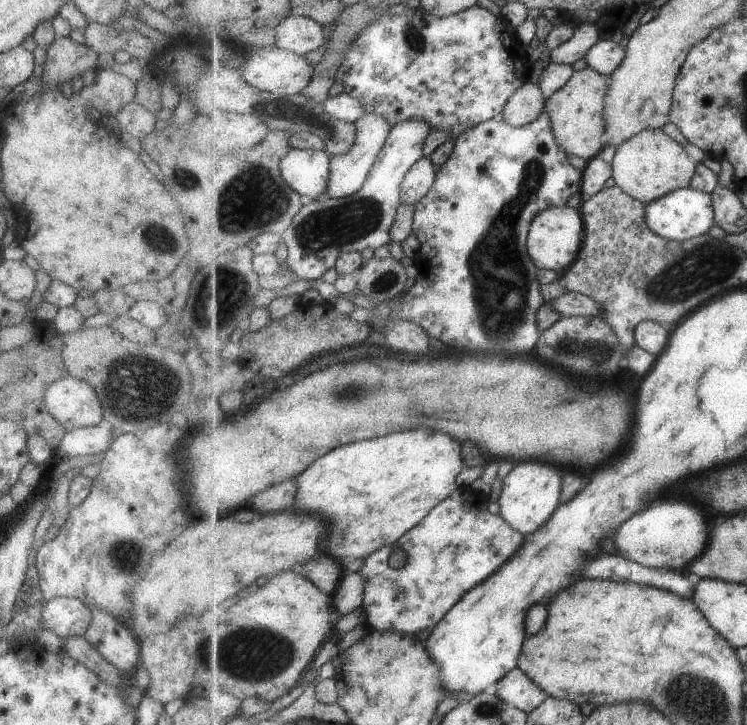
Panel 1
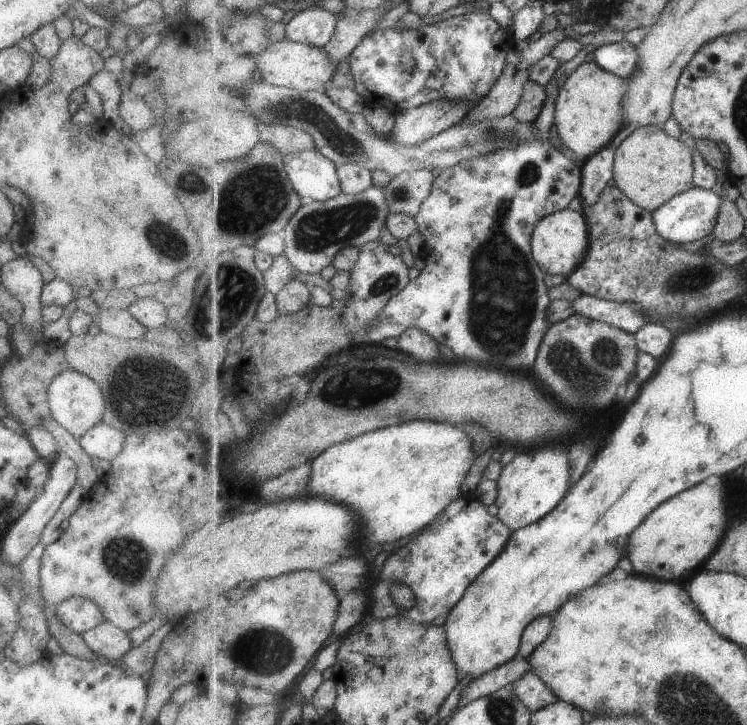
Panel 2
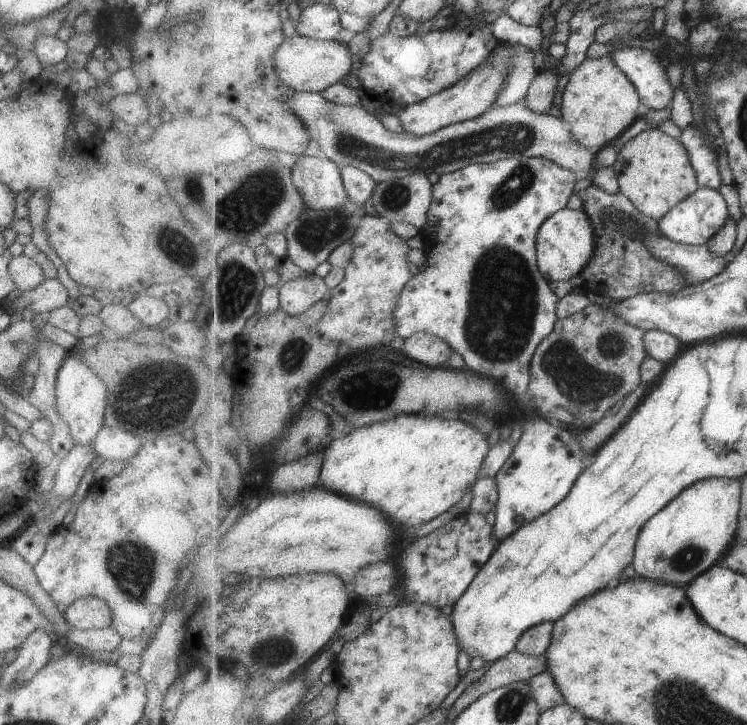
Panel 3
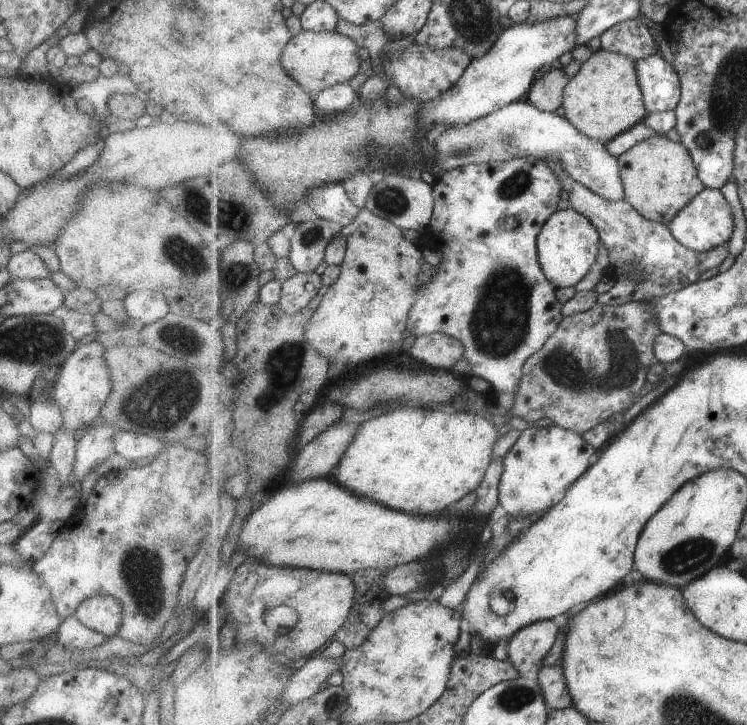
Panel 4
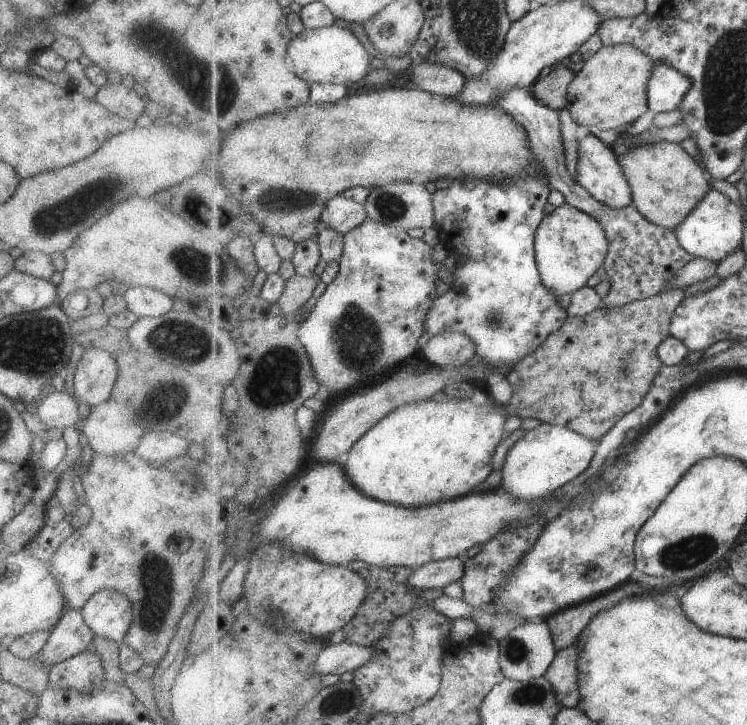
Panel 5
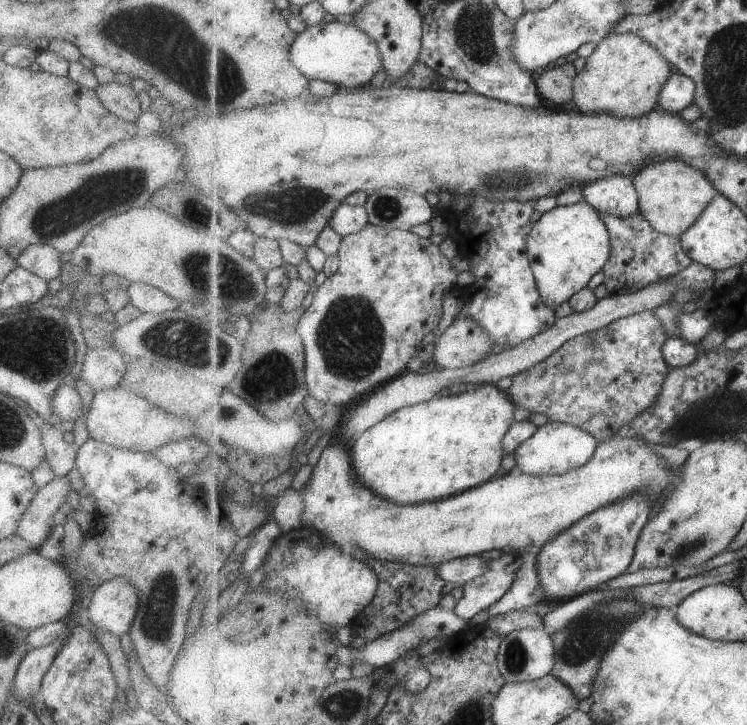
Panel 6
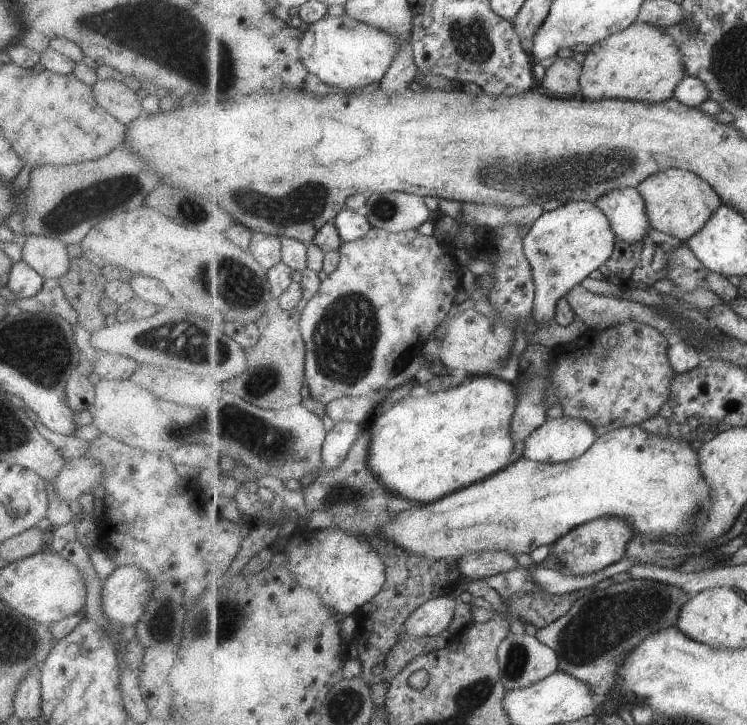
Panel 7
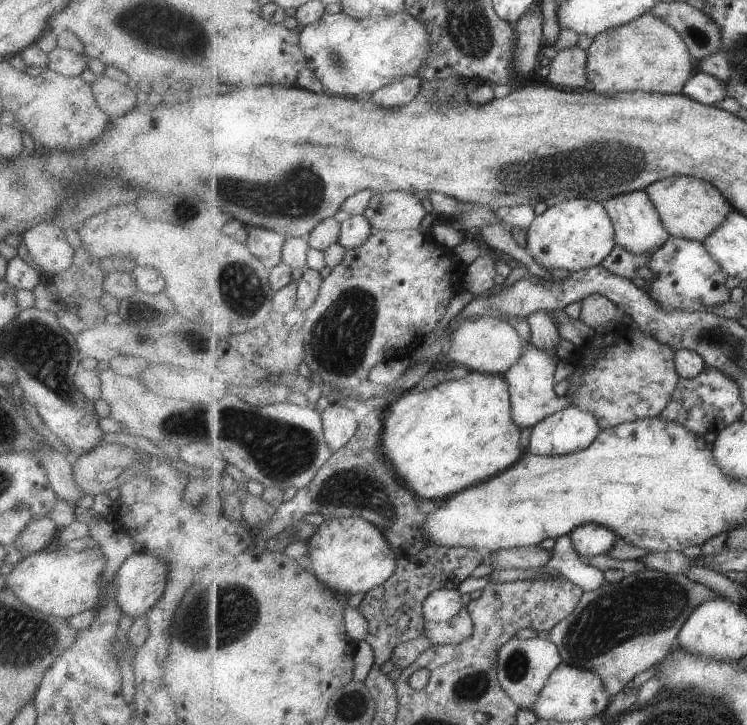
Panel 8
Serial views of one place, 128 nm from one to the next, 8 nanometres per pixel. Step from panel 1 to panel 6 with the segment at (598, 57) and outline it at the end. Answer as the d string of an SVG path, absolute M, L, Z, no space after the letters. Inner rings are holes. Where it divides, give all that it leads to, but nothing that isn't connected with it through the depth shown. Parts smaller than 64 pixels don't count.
M675 71L661 90L659 107L678 114L695 102L695 92L697 92L697 82L689 75Z

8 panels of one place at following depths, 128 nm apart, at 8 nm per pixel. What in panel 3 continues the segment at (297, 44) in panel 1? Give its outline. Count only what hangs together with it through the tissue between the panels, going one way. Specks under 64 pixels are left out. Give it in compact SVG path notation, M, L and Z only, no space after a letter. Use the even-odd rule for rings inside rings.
M313 3L303 9L297 20L297 36L307 36L317 40L335 40L343 30L341 13L331 3Z

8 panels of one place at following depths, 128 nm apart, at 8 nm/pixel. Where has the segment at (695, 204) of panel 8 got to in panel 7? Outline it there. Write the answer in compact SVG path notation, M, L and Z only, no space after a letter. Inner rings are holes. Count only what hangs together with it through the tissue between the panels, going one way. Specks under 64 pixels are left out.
M674 167L648 177L638 190L644 196L650 226L683 242L689 241L698 234L724 204L713 186L710 186L701 176Z

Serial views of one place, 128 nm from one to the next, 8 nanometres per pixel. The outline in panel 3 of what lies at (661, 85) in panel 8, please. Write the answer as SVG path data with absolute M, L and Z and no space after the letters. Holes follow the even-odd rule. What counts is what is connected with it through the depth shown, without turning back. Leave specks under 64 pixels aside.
M610 55L587 59L574 69L563 90L561 117L569 122L573 138L597 154L625 132L639 117L640 92L632 79L613 62Z

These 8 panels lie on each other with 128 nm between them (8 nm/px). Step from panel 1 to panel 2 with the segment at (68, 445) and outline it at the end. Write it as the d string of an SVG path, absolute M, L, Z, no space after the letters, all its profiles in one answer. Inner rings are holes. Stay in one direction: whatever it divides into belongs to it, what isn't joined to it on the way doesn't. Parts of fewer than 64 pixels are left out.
M103 422L89 428L81 438L76 438L77 444L87 456L113 460L125 442L125 434Z

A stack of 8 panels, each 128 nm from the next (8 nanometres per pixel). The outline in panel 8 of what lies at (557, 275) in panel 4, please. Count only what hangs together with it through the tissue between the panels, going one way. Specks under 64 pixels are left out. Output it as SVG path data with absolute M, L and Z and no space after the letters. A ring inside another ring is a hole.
M587 198L569 199L561 204L550 206L537 215L527 232L527 248L536 263L535 269L588 270L597 266L613 252L617 245L616 226L604 203ZM549 309L538 310L530 314L527 321L530 325L531 344L535 344L537 348L555 356L556 346L559 344L561 336L559 336L559 328Z

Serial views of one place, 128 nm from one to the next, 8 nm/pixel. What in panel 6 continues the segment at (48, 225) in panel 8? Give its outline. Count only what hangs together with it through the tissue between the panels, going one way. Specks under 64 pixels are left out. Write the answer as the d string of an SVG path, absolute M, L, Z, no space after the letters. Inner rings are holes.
M33 244L21 250L15 262L43 280L58 278L61 272L60 253L47 244Z

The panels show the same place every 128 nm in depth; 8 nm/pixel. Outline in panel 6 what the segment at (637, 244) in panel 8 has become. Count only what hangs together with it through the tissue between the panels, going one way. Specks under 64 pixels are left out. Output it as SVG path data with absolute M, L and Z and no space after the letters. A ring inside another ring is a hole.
M609 176L597 182L591 182L581 191L583 199L599 212L629 218L641 213L640 194L634 180L627 176Z

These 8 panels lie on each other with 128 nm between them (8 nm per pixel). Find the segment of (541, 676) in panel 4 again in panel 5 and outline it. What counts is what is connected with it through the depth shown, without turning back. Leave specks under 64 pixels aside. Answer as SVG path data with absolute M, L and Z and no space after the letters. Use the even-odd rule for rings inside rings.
M581 638L571 646L559 650L557 658L544 674L553 684L557 698L564 708L577 707L581 702Z

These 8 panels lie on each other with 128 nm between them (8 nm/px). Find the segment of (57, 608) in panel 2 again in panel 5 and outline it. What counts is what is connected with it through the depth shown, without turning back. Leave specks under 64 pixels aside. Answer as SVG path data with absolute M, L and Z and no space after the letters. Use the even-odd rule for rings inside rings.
M100 590L83 604L80 615L94 636L119 645L129 630L131 604L125 595L115 590Z

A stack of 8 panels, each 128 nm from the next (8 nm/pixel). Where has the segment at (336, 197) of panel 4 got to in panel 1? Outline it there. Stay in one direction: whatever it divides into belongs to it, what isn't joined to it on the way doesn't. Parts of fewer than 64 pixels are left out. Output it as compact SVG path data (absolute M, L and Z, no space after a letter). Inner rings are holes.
M292 148L281 161L285 182L309 200L321 199L332 173L332 158L327 151Z

